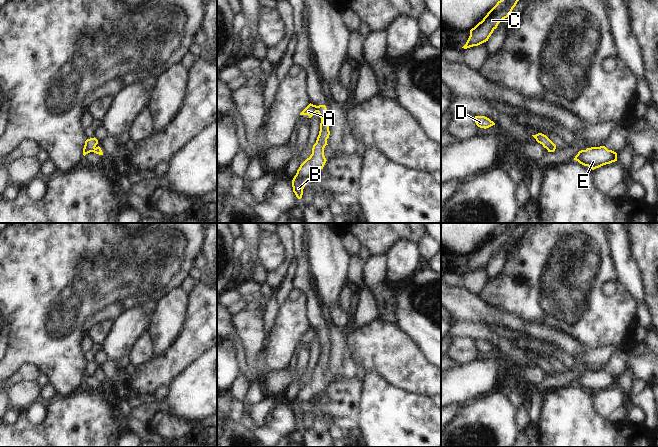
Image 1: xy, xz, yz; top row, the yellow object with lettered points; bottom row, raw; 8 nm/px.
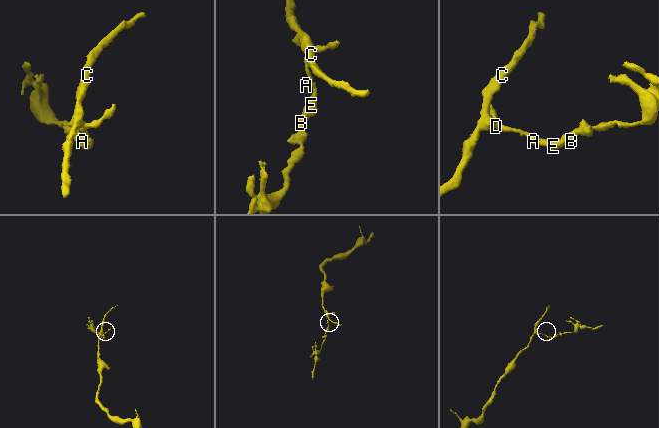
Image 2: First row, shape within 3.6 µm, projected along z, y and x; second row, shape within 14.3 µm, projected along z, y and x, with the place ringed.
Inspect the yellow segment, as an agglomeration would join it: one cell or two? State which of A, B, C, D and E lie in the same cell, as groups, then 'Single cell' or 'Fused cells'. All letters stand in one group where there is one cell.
Groups: A C D / B E. Fused cells.

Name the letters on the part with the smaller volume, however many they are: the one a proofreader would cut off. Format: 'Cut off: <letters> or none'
Cut off: B, E.

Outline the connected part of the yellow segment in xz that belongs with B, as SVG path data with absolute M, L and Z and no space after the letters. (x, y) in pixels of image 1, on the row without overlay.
M325 329L317 330L317 336L321 342L320 355L316 367L313 369L312 378L307 382L297 394L292 404L293 416L298 423L302 422L303 413L306 406L312 403L317 396L323 393L326 382L324 380L324 372L329 362L329 342L327 341L327 332Z

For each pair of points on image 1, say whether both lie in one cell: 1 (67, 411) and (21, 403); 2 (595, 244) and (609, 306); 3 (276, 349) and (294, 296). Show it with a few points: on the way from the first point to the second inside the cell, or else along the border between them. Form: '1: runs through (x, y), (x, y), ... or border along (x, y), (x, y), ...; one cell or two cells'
1: border along (24, 411), (19, 412); two cells
2: runs through (595, 259), (595, 291); one cell
3: runs through (284, 336), (290, 324), (293, 309); one cell

